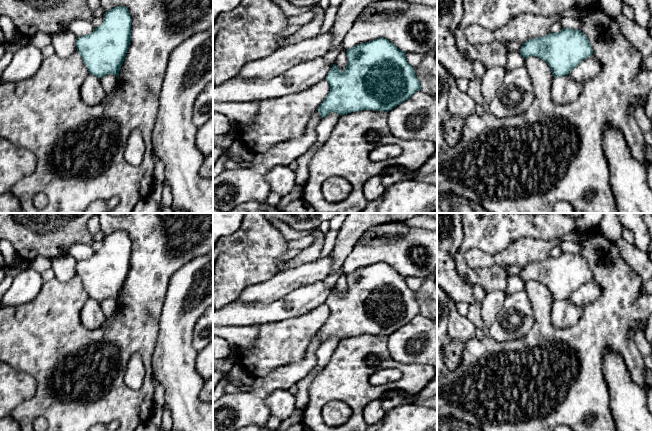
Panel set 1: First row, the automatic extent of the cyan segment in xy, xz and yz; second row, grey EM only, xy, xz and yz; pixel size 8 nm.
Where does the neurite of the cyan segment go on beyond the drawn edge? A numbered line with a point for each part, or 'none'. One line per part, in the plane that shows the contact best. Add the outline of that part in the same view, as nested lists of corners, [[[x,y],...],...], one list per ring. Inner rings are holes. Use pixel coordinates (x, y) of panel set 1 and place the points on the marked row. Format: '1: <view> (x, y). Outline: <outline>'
1: yz (564, 89). Outline: [[[569,75],[555,77],[551,82],[551,99],[557,105],[574,102],[578,98],[584,84],[585,81],[574,81]]]

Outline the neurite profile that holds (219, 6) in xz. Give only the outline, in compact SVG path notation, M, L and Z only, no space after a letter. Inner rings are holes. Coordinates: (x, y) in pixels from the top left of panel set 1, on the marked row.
M213 0L213 24L223 12L230 12L238 7L241 0Z

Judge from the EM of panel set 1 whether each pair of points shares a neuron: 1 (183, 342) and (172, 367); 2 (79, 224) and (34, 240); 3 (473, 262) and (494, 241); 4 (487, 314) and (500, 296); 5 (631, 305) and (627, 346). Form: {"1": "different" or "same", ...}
{"1": "same", "2": "same", "3": "different", "4": "same", "5": "same"}

